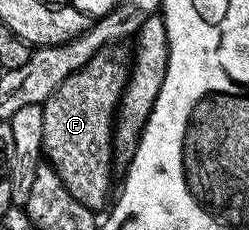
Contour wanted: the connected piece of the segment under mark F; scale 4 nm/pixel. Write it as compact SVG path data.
M123 45L101 48L77 73L65 77L59 88L41 104L45 117L43 153L46 162L51 164L57 177L65 181L65 189L69 189L81 205L96 213L108 206L113 195L113 122L133 58L132 52L125 48Z

